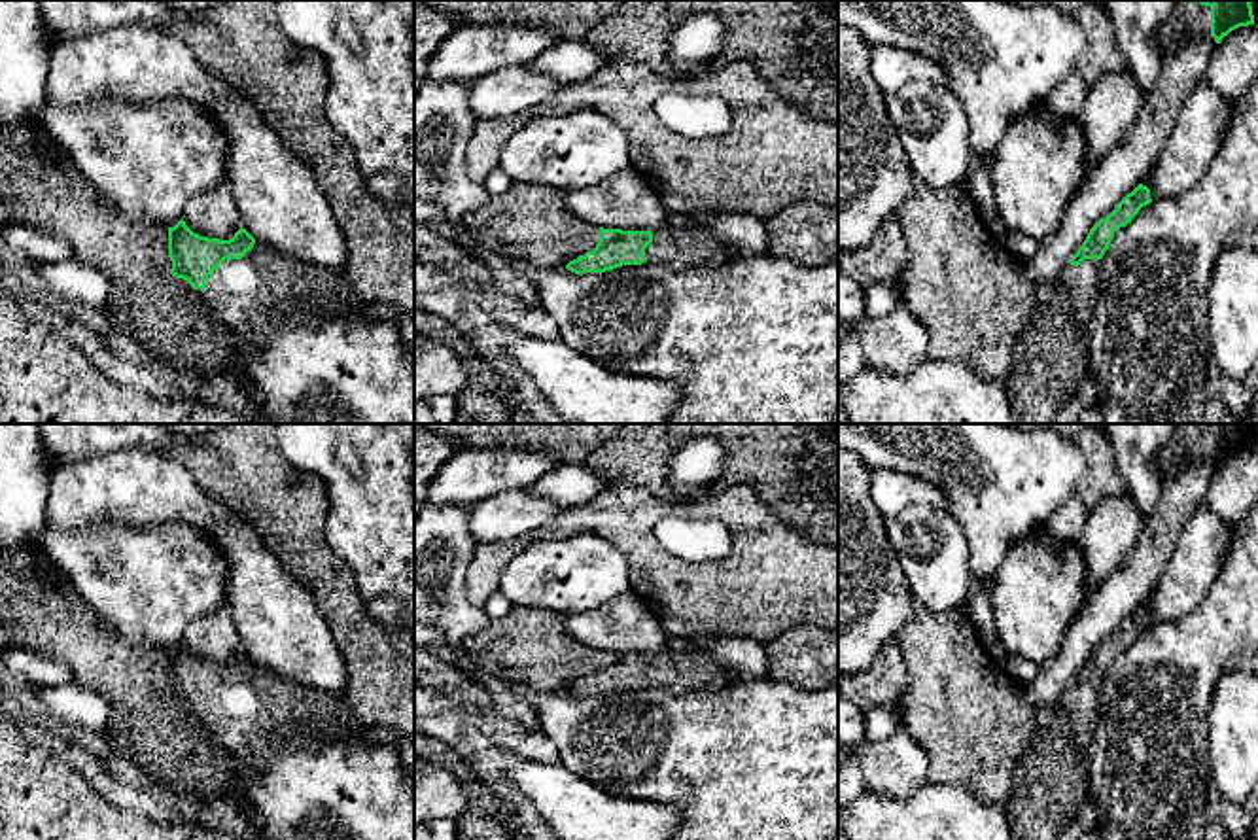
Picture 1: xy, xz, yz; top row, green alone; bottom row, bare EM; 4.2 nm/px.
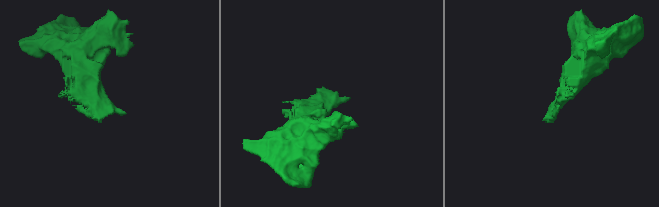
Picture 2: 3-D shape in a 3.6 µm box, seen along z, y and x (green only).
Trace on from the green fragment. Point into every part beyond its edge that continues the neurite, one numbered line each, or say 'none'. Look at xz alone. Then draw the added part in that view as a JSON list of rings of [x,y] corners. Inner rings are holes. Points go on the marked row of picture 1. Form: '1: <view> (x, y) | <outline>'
1: xz (680, 246) | [[[675,216],[651,233],[653,242],[645,248],[645,263],[666,265],[679,272],[698,265],[719,265],[734,257],[715,235],[689,225],[685,216]]]

